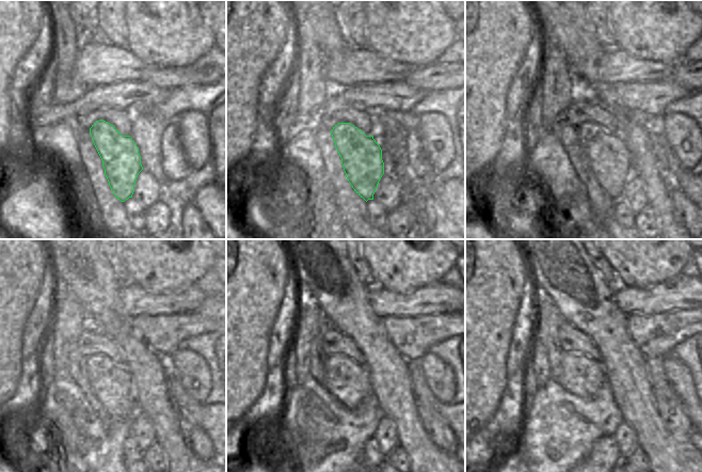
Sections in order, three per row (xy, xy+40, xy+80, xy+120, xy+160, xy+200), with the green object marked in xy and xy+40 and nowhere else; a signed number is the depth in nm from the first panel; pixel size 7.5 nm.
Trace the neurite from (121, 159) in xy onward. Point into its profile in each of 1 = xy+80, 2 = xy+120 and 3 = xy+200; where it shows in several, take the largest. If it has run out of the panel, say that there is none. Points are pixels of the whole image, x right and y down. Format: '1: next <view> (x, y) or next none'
1: next xy+80 (604, 152)
2: next xy+120 (114, 386)
3: next xy+200 (581, 376)

